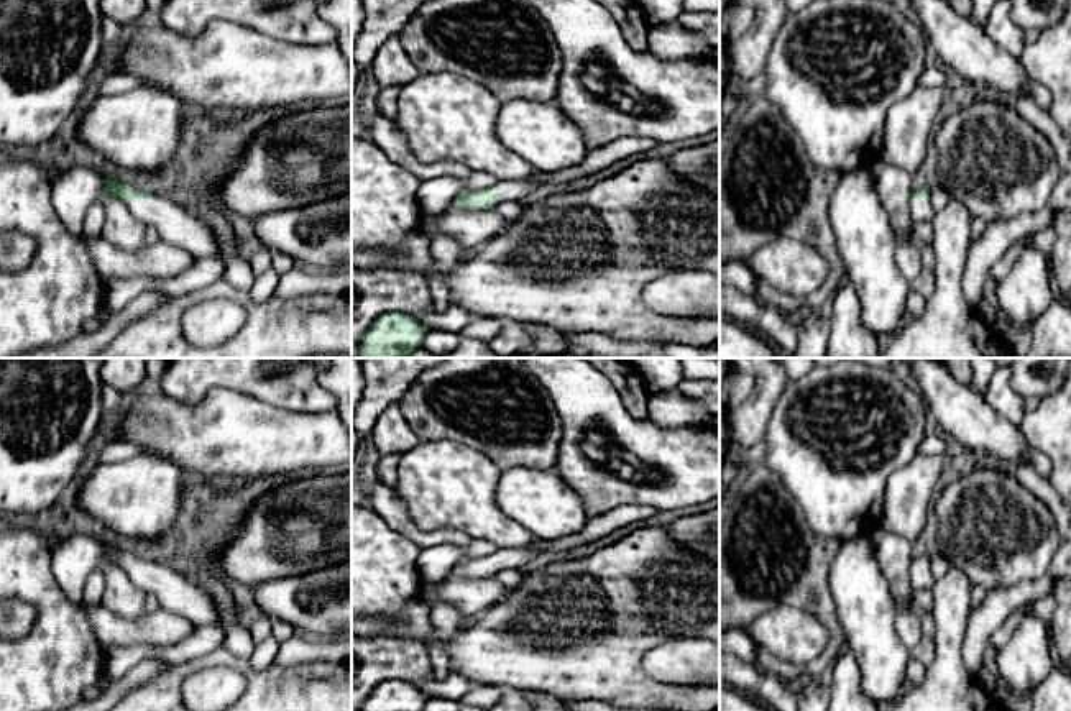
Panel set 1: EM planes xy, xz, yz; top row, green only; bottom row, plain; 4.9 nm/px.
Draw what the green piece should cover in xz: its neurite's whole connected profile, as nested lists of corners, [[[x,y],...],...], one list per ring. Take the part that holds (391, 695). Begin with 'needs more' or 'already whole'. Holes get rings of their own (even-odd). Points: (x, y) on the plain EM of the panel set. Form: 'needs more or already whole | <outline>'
already whole | [[[404,680],[381,681],[363,701],[360,711],[424,711],[429,696]]]

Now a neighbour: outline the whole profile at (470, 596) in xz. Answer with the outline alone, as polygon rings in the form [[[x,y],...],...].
[[[450,575],[444,581],[439,581],[435,591],[421,601],[427,606],[445,603],[453,606],[462,616],[478,616],[501,603],[509,593],[511,588],[499,583],[496,576],[468,578]]]

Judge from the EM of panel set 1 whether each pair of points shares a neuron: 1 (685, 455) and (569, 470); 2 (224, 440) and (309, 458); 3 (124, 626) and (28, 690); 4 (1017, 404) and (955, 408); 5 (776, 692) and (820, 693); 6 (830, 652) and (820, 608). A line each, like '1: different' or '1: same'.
1: same
2: same
3: different
4: different
5: different
6: same

